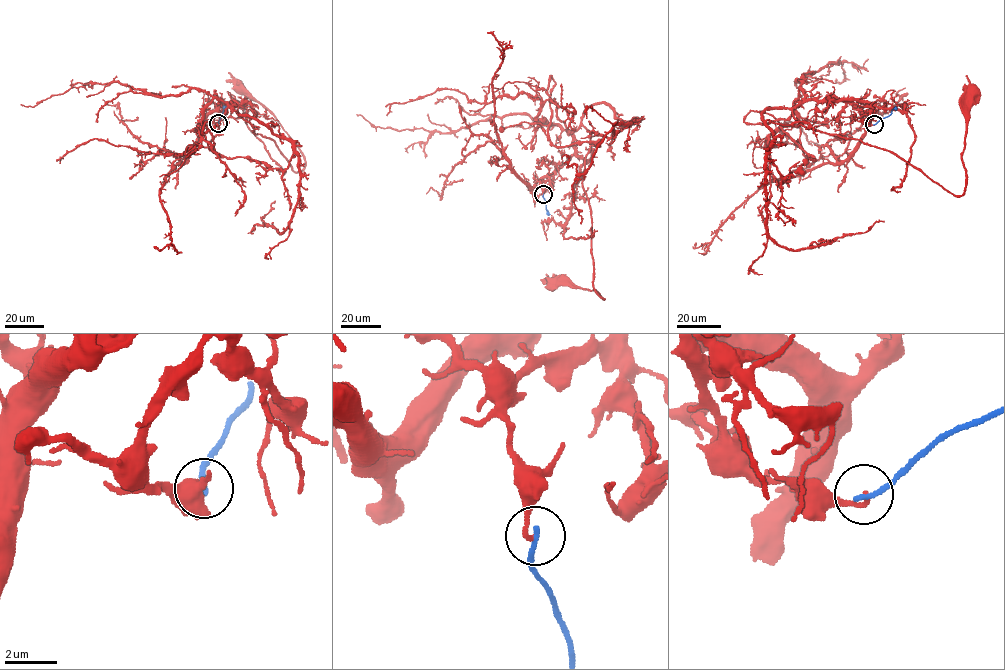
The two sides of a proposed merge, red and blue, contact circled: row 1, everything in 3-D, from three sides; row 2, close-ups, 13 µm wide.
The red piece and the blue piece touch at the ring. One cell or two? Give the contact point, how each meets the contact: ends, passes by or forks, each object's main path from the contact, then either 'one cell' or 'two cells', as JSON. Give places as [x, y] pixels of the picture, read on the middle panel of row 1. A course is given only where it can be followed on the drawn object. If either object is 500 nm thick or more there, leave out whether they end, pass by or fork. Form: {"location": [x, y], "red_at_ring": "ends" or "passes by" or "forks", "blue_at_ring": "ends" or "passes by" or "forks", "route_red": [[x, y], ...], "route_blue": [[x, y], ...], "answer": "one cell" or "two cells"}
{"location": [543, 194], "red_at_ring": "ends", "blue_at_ring": "ends", "route_red": [[543, 194], [542, 182], [574, 152], [573, 133], [585, 126], [592, 283], [605, 298], [551, 284]], "route_blue": [[543, 194], [550, 214]], "answer": "two cells"}

